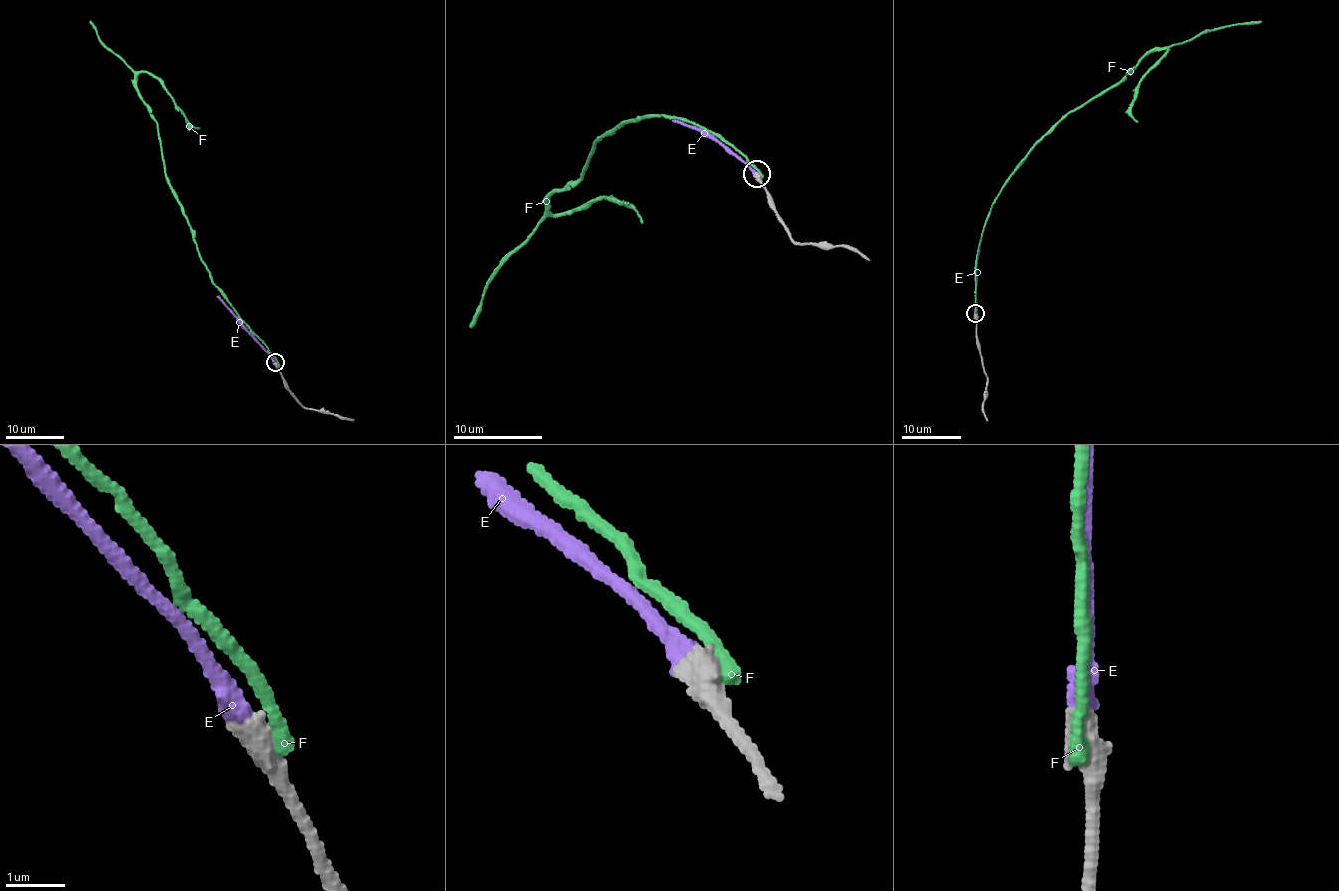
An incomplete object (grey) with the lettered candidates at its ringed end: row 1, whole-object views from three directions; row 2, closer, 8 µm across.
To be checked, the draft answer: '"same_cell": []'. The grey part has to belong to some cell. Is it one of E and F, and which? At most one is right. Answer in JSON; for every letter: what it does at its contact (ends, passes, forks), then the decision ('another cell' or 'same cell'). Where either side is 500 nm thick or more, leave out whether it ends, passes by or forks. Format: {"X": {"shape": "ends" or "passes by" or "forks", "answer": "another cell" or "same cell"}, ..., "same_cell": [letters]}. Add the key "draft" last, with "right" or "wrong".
{"E": {"shape": "ends", "answer": "same cell"}, "F": {"answer": "another cell"}, "same_cell": ["E"], "draft": "wrong"}

